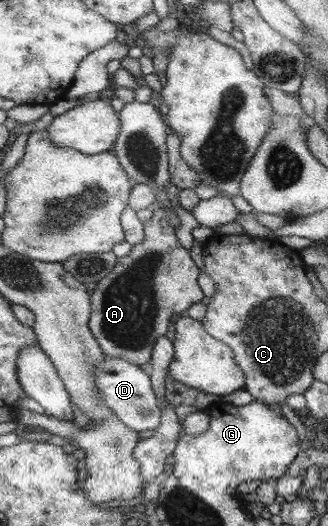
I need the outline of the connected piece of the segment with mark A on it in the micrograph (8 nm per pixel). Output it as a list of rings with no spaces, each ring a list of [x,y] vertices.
[[[154,205],[152,217],[143,222],[143,226],[144,241],[133,245],[127,256],[119,257],[117,268],[113,273],[103,279],[96,289],[91,290],[93,319],[90,324],[108,357],[126,358],[135,364],[148,365],[156,340],[168,333],[168,327],[179,314],[202,301],[204,295],[196,283],[200,271],[190,259],[188,249],[184,249],[178,243],[176,228],[169,222],[165,211]]]

